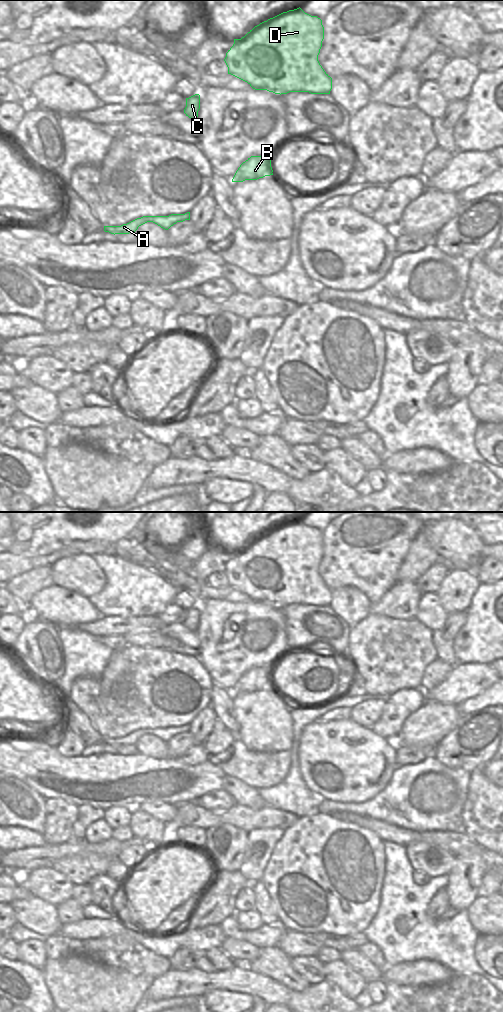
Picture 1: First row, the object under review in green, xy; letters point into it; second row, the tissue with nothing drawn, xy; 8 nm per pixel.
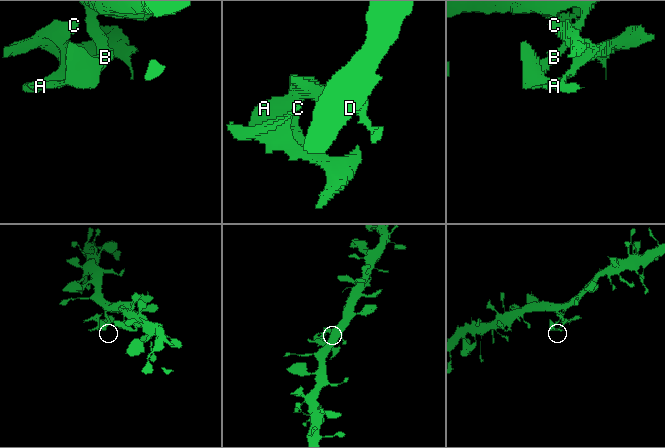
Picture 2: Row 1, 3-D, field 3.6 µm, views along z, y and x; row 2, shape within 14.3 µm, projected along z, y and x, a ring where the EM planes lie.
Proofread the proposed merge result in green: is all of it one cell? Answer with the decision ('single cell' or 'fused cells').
single cell

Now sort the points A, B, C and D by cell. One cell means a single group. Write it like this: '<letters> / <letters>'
A B C D

